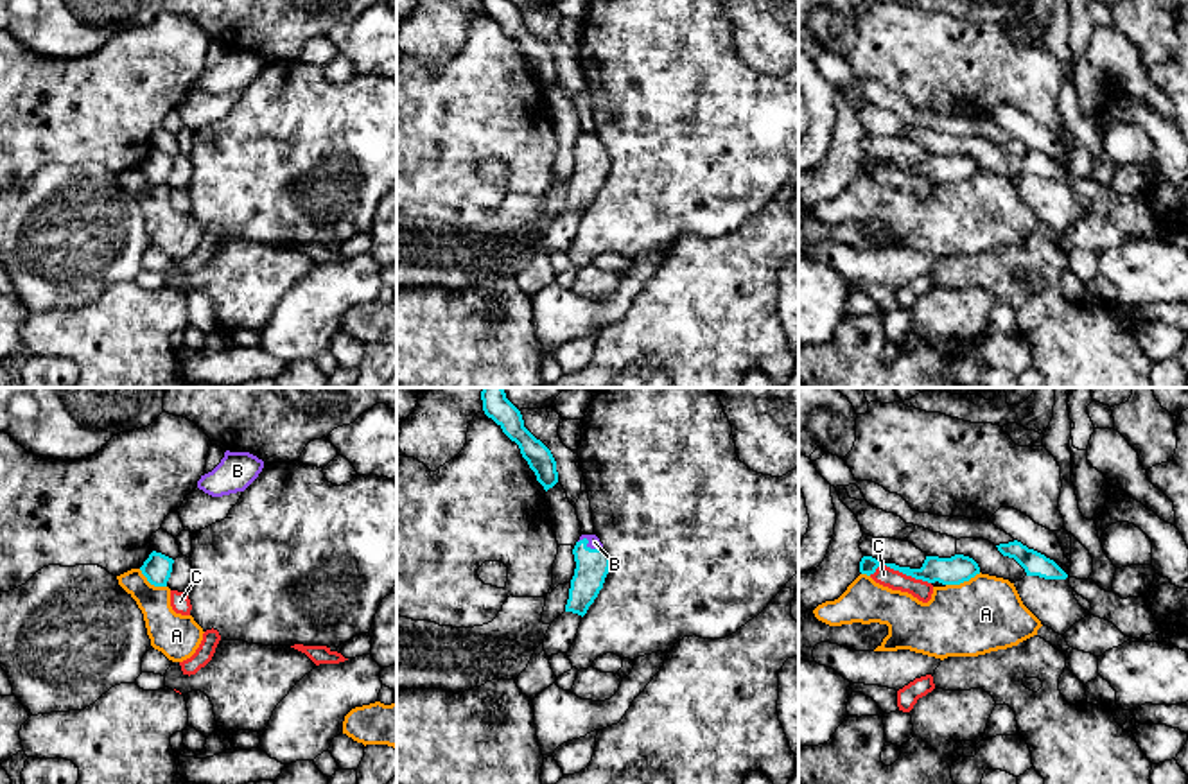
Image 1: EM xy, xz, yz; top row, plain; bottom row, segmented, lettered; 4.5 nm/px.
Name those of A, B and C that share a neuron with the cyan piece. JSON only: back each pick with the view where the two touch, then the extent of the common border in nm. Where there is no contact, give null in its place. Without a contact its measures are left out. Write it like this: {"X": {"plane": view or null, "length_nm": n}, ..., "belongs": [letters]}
{"B": {"plane": "xz", "length_nm": 120}, "belongs": ["B"]}

